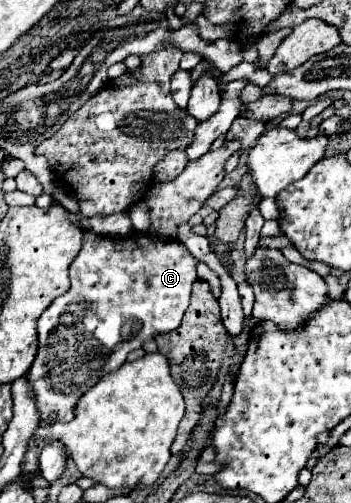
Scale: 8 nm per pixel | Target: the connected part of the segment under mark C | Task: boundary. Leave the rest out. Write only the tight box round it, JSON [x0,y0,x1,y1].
[27,231,197,423]

